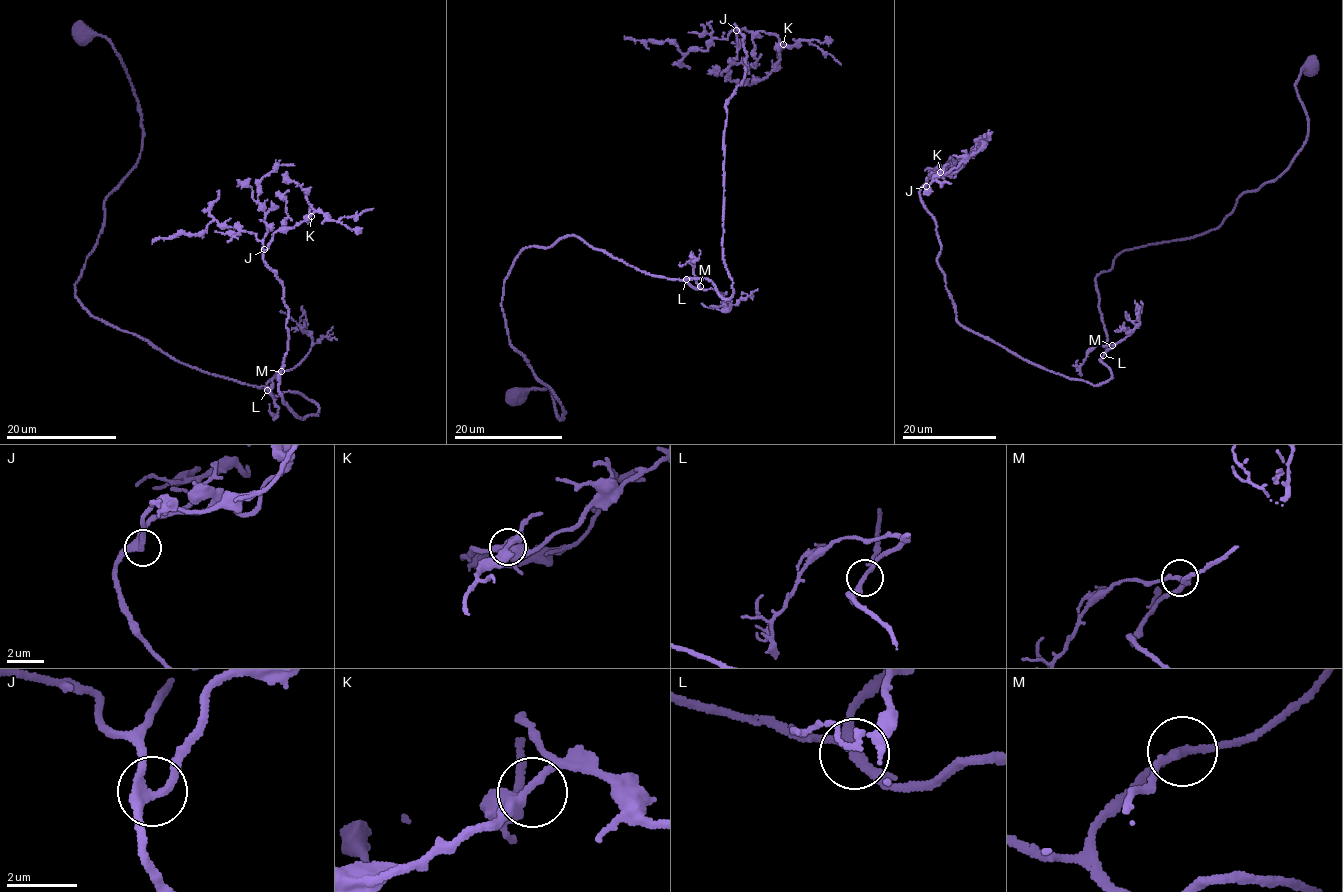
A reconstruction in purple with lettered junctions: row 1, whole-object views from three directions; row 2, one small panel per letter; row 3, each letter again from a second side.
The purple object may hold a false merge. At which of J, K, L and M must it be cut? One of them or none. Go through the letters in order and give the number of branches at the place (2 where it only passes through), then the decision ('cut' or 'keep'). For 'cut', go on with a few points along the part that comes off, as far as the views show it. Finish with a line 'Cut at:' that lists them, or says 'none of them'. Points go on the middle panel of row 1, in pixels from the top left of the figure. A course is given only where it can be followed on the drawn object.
J: branches 3; keep
K: branches 3; keep
L: branches 3; keep
M: branches 3; keep
Cut at: none of them

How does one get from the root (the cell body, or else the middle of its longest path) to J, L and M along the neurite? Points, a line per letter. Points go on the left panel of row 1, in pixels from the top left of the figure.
J: (82, 34), (119, 57), (142, 129), (81, 306), (316, 415), (282, 400), (288, 306), (264, 249)
L: (82, 34), (103, 35), (119, 57), (142, 129), (138, 161), (105, 201), (75, 298), (176, 360), (267, 390)
M: (82, 34), (103, 35), (119, 57), (142, 129), (75, 298), (211, 374), (263, 388), (281, 371)

